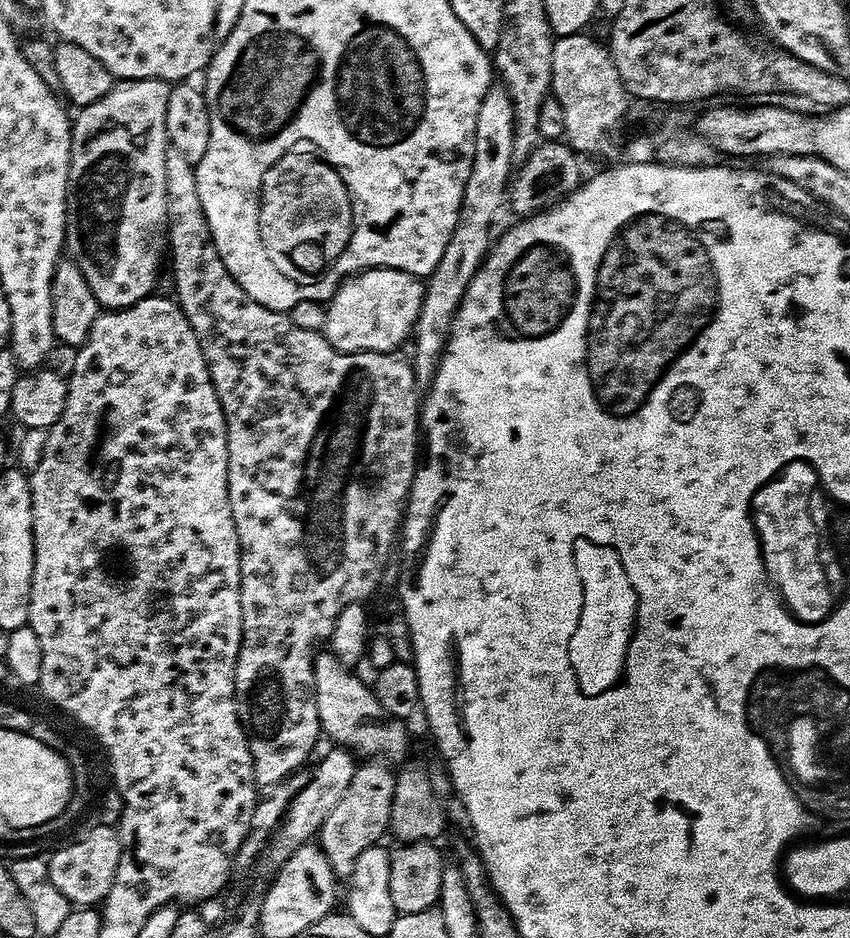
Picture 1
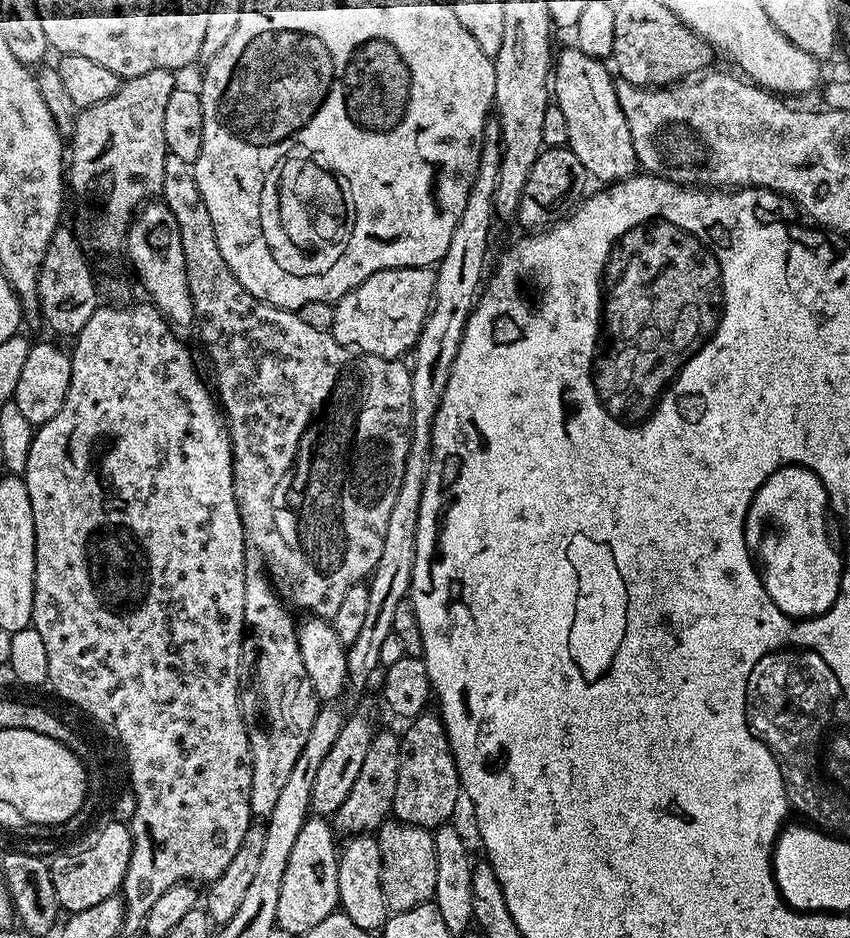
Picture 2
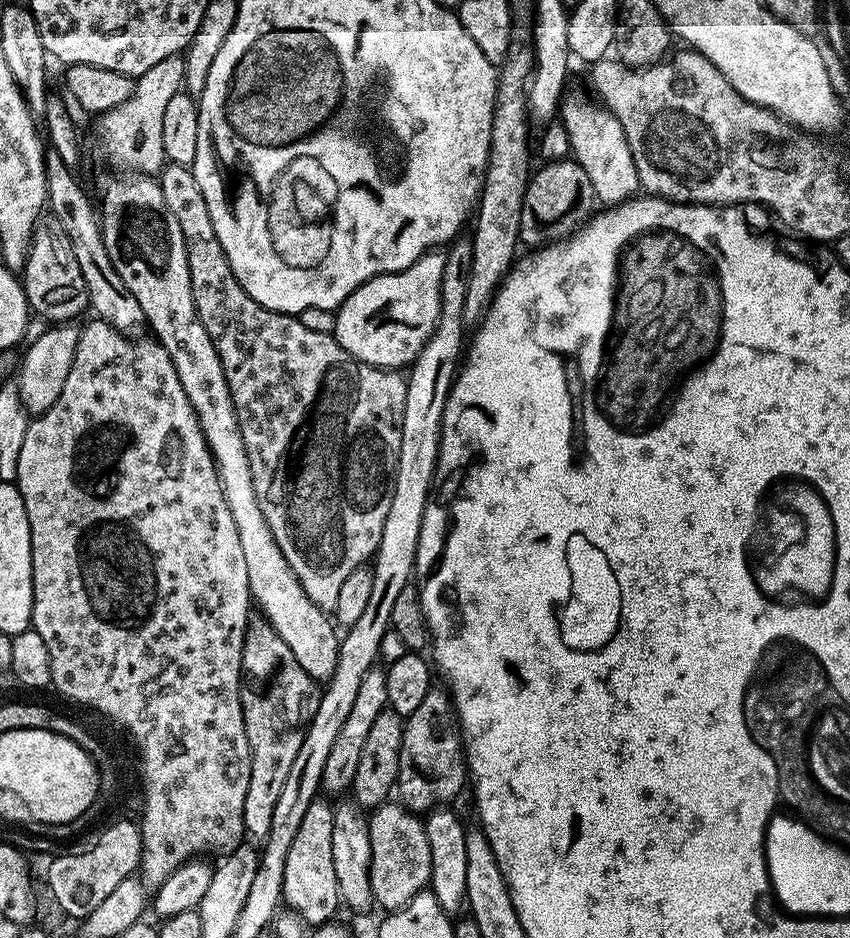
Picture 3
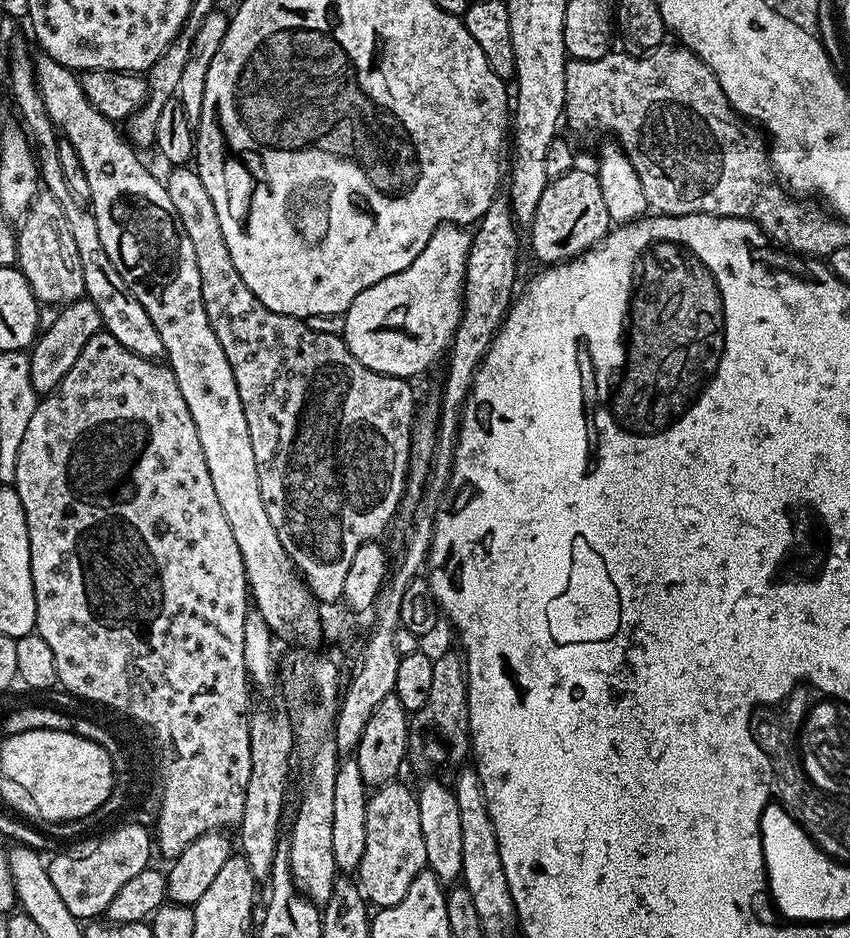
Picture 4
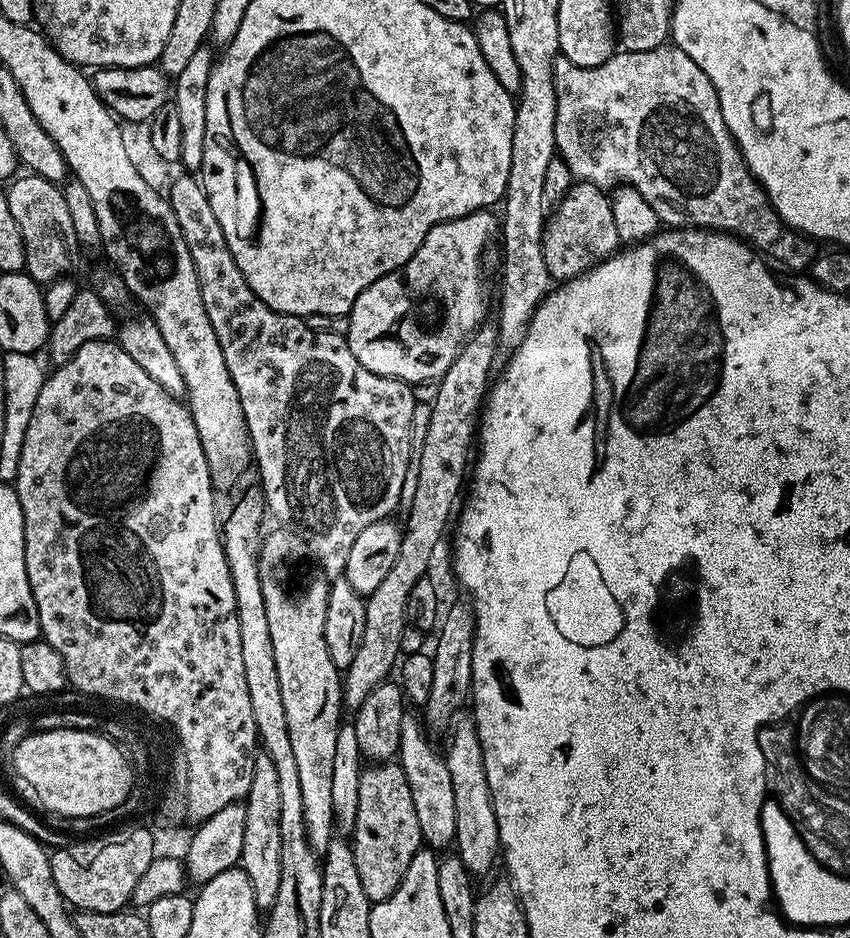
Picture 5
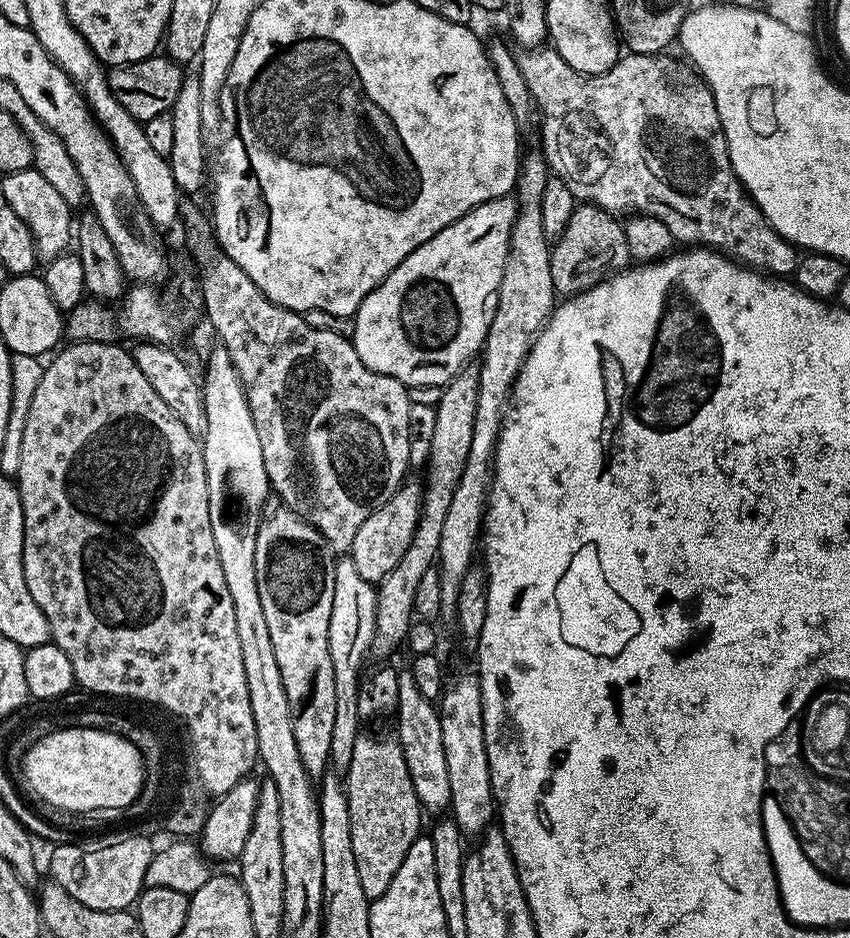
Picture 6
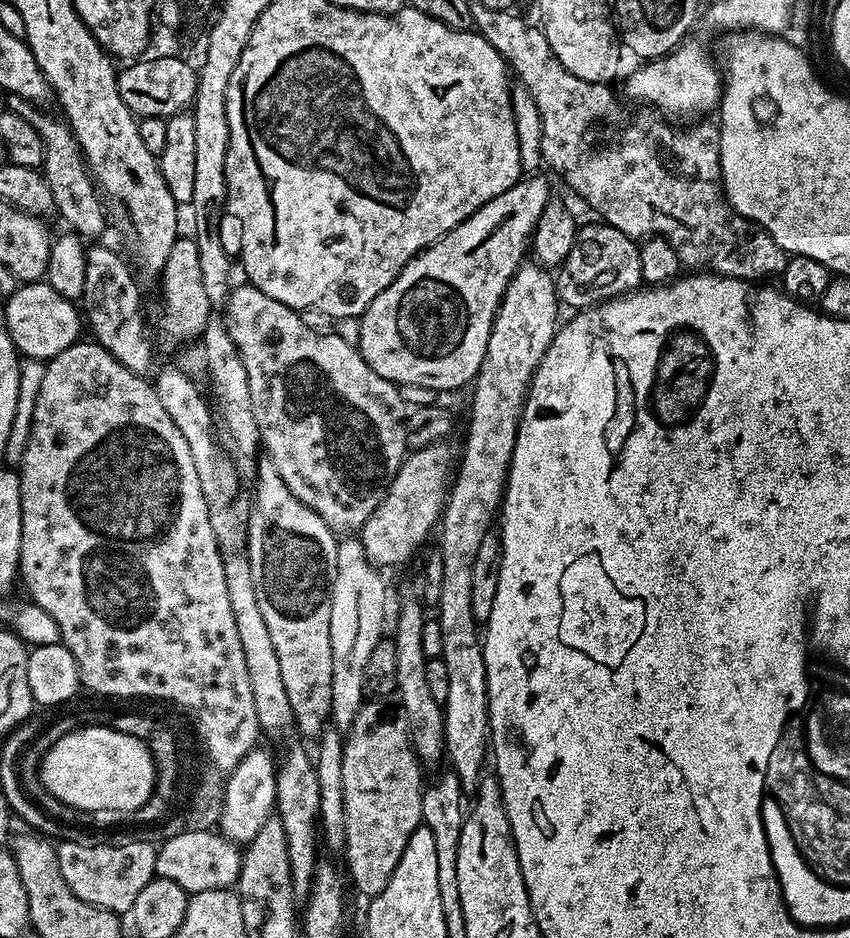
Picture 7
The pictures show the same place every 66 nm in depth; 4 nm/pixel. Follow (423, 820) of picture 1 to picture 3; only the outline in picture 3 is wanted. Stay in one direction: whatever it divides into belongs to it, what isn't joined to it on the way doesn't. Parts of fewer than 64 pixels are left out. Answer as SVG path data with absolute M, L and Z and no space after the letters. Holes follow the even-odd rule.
M433 686L426 694L426 699L415 708L414 714L403 717L402 723L404 725L402 750L394 792L399 803L403 804L409 812L427 814L433 808L439 808L452 802L448 800L454 799L463 790L464 784L466 788L466 781L469 779L464 759L464 741L460 734L460 721L456 719L456 707L452 705L452 697L447 687Z

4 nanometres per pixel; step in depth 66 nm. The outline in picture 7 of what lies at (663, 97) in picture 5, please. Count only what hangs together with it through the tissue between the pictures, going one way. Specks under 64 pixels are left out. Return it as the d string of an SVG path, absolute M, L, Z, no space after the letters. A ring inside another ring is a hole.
M479 2L472 4L472 23L475 31L480 33L482 38L486 38L486 42L490 42L490 46L494 46L494 50L498 50L498 54L504 59L504 63L508 65L511 75L515 77L519 83L524 84L526 90L530 92L530 98L534 98L534 103L538 106L538 115L541 118L542 138L541 138L541 158L543 163L554 171L560 172L560 176L589 204L592 208L597 208L601 212L603 219L609 224L613 224L618 230L622 230L622 234L633 238L648 238L653 234L660 233L668 237L672 241L672 245L676 247L680 254L681 261L685 265L688 264L692 270L707 270L709 273L717 276L733 276L739 280L750 280L753 282L767 281L767 276L783 277L786 266L790 259L787 252L782 250L782 246L778 246L778 242L774 242L774 238L770 238L770 234L765 228L754 223L752 220L740 216L728 204L728 200L724 197L724 185L720 182L720 130L715 123L704 124L708 122L692 122L687 126L677 126L675 123L669 122L665 117L657 114L652 110L640 110L636 117L629 122L624 128L624 133L620 136L617 144L609 146L605 152L595 152L592 144L588 141L588 131L595 126L599 120L604 120L612 112L612 107L616 104L616 96L611 92L608 84L595 84L590 81L583 81L582 78L576 78L574 74L570 74L562 62L558 60L554 54L554 50L550 50L550 46L546 42L543 31L539 27L527 24L520 16L515 16L515 11L509 10L490 10L486 6L482 6Z

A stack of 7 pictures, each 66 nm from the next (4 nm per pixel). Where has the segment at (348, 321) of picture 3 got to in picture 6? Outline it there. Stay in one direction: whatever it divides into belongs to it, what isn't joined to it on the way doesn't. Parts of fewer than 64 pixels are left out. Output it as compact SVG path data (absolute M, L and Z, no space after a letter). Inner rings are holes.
M512 194L499 196L470 210L450 226L438 230L434 238L422 242L422 246L415 248L377 288L370 290L362 306L358 306L350 337L364 365L378 374L398 378L398 382L412 390L440 390L449 384L471 361L468 359L472 355L475 357L484 347L484 339L498 306L502 274L510 250L510 234L517 214L518 206Z

